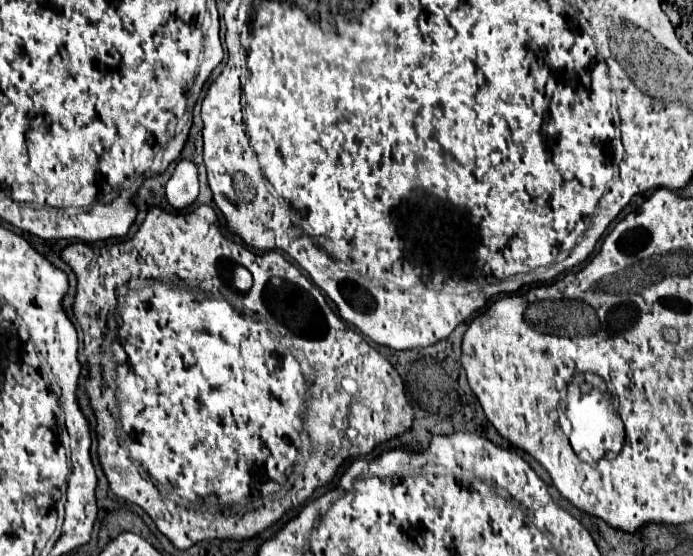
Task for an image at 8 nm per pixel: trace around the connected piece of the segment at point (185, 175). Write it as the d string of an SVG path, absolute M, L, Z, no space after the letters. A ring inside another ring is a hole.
M180 161L166 183L166 199L174 209L186 209L198 197L198 171L190 161Z

